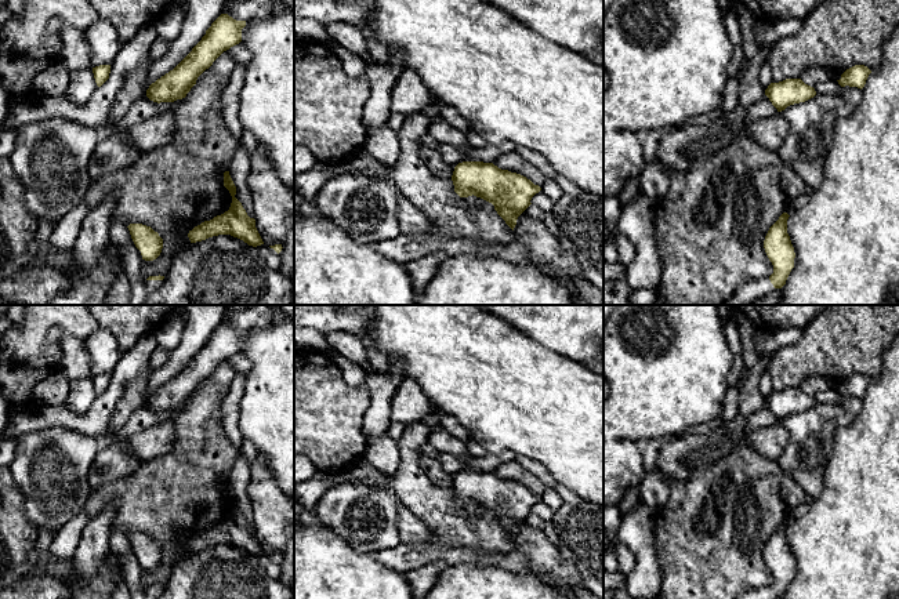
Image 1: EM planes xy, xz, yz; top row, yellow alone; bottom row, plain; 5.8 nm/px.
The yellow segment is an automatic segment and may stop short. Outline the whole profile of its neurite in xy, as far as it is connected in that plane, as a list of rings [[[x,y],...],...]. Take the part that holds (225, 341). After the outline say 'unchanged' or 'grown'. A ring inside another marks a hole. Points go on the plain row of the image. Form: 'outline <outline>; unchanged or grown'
outline [[[221,323],[192,360],[173,380],[149,395],[146,406],[157,413],[185,407],[197,386],[224,360],[242,351],[244,335],[246,330],[236,330],[228,323]]]; unchanged

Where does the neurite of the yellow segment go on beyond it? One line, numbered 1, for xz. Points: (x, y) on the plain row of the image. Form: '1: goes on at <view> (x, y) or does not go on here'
1: does not go on here

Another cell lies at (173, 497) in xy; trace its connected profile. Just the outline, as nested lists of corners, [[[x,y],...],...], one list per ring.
[[[209,384],[196,391],[182,413],[174,418],[174,446],[156,458],[141,461],[141,465],[123,479],[108,483],[88,495],[84,511],[94,518],[106,508],[115,511],[110,531],[151,536],[163,548],[160,564],[153,570],[142,569],[141,584],[166,585],[174,564],[192,553],[188,542],[204,530],[229,519],[232,505],[224,495],[224,482],[238,460],[239,450],[228,440],[220,410],[229,385]]]

